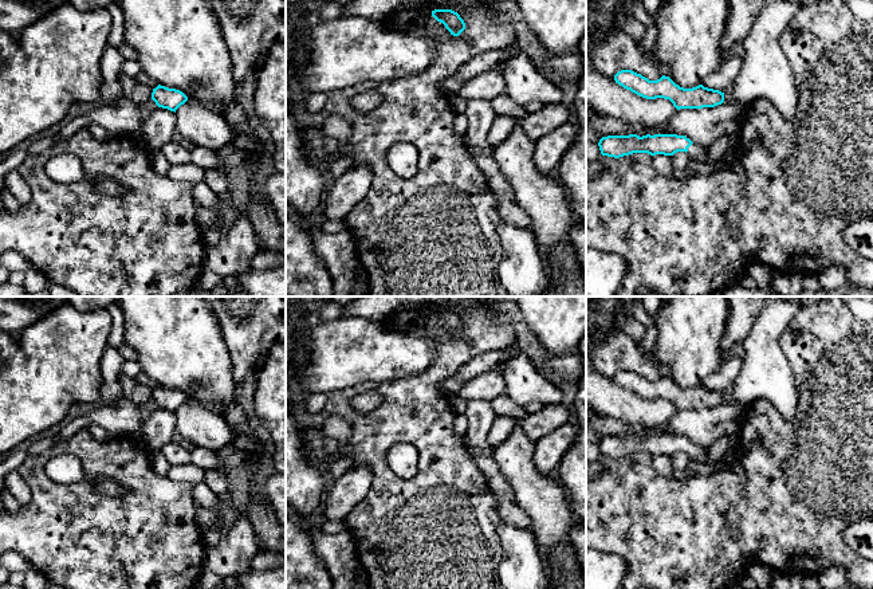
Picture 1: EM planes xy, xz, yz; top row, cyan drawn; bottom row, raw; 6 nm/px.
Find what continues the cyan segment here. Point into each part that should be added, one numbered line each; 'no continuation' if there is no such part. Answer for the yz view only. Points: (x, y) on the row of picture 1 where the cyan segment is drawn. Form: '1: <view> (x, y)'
1: yz (695, 152)

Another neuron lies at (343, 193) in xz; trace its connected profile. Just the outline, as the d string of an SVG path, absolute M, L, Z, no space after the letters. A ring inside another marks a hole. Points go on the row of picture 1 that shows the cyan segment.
M354 165L331 180L322 204L325 220L345 220L369 192L371 182L373 174L367 165Z

